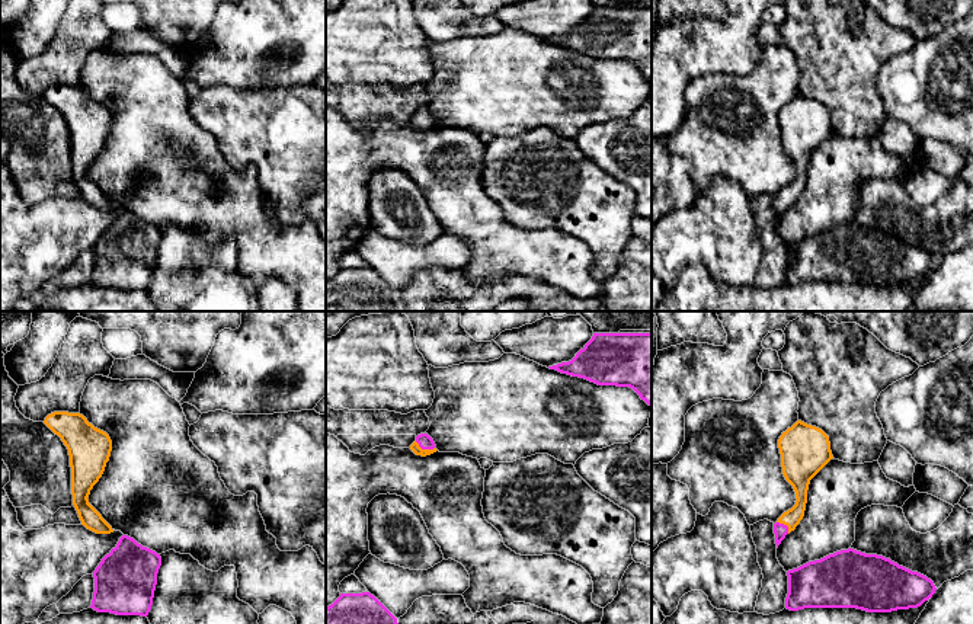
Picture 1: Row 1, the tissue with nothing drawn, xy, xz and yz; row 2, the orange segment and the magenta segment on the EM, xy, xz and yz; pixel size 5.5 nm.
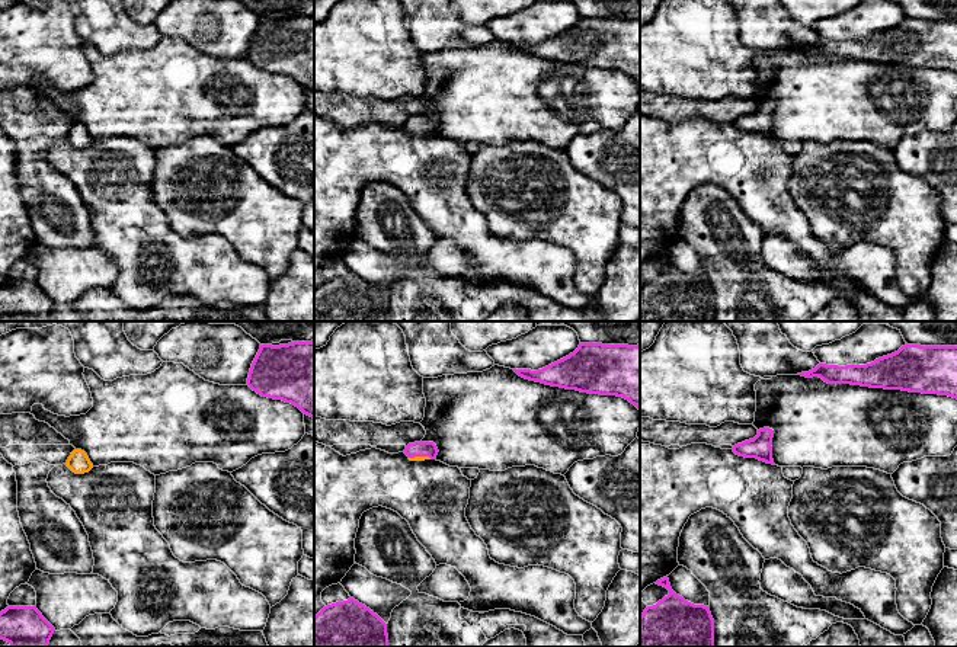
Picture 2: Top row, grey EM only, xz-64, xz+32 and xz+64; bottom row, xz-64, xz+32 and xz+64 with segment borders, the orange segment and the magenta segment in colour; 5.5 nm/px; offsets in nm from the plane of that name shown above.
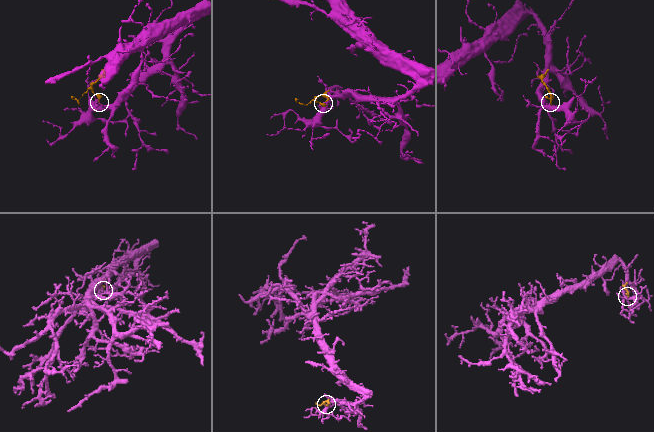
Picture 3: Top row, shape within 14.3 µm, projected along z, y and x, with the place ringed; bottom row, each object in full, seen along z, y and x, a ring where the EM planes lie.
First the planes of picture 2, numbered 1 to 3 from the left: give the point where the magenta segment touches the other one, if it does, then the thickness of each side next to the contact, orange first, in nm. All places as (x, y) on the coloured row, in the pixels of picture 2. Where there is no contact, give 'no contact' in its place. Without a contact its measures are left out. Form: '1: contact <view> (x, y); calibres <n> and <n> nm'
1: no contact
2: contact xz+32 (421, 457); calibres 30 and 80 nm
3: no contact

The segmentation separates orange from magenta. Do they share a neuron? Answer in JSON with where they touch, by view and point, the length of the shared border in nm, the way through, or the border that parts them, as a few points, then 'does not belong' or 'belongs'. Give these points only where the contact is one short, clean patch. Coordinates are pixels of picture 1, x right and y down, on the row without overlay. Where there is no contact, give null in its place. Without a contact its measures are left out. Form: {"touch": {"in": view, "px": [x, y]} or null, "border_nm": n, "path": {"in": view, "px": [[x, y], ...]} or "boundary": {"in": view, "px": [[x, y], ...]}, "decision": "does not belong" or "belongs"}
{"touch": {"in": "xz", "px": [425, 124]}, "border_nm": 120, "path": {"in": "xz", "px": [[415, 121], [425, 124], [423, 114]]}, "decision": "belongs"}

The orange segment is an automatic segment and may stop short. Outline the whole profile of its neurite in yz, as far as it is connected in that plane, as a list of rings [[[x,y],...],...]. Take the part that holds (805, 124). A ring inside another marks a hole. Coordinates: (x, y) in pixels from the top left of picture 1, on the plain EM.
[[[797,95],[778,113],[785,154],[796,166],[796,179],[774,198],[777,223],[804,191],[810,154],[833,132],[829,111],[819,102]]]

